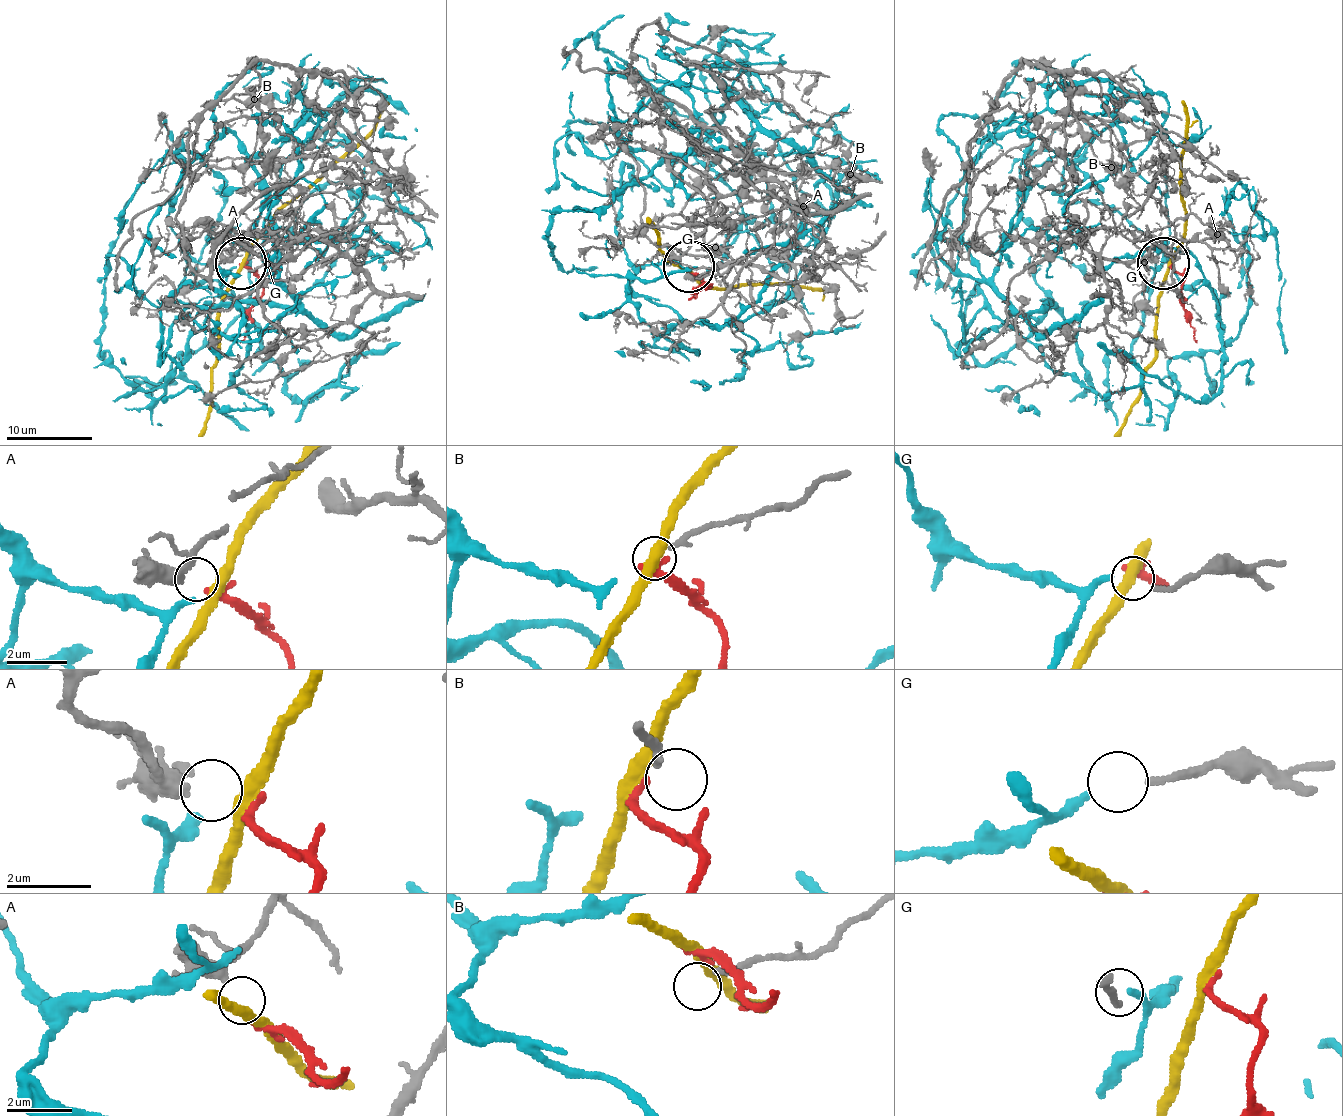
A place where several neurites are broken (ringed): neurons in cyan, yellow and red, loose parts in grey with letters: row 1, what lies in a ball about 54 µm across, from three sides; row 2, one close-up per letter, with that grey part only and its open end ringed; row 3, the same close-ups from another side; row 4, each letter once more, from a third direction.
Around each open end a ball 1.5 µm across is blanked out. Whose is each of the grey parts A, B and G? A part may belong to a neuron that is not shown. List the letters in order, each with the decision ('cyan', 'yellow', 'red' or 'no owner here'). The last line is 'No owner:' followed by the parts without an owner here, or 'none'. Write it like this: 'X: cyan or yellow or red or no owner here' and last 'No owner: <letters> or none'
A: red
B: no owner here
G: cyan
No owner: B

